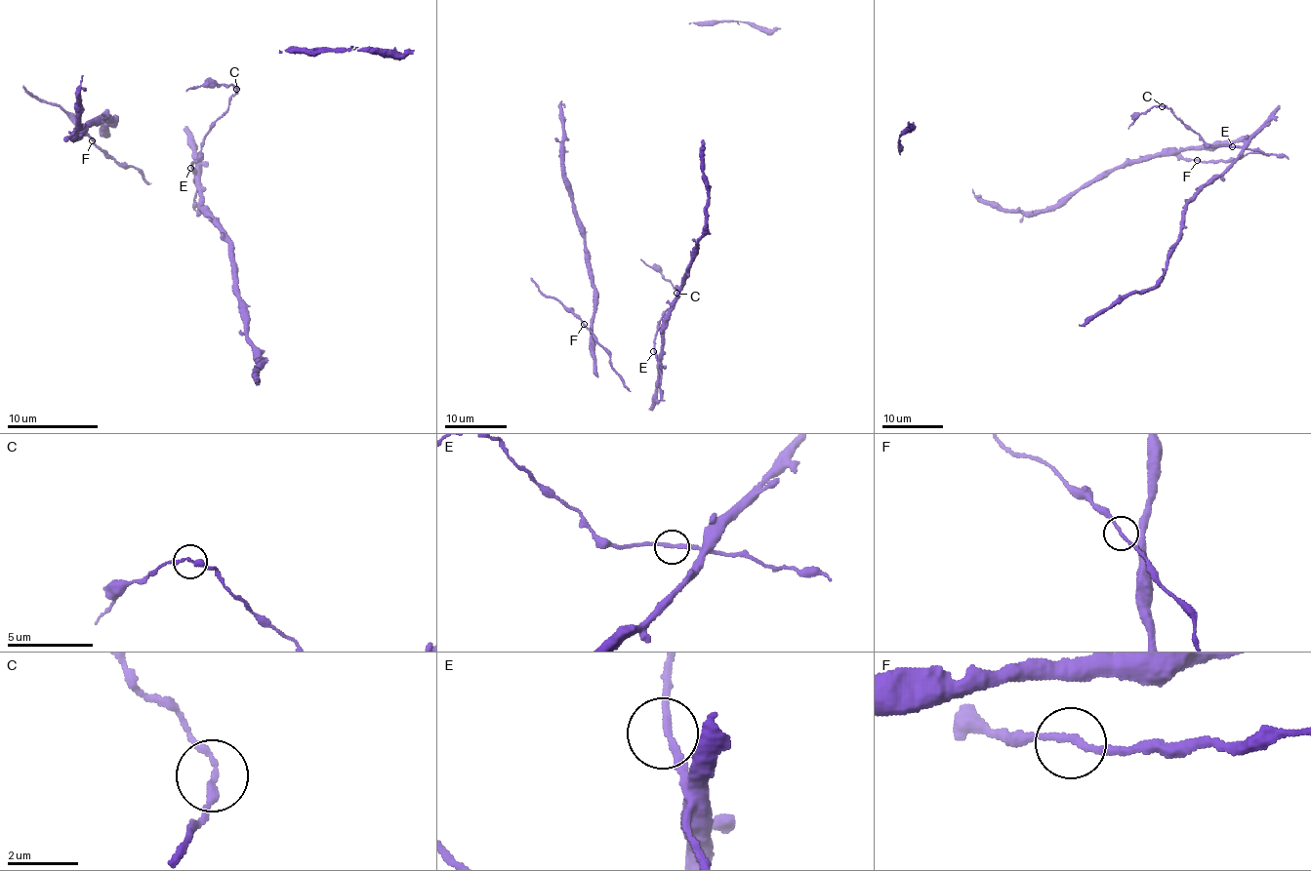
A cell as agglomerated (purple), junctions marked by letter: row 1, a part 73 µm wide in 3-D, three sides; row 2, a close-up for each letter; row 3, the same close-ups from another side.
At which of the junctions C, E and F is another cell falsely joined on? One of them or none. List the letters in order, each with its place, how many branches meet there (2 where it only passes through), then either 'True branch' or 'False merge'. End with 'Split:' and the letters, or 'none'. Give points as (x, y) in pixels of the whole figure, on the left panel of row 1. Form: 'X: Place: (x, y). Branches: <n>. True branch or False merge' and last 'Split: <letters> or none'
C: Place: (236, 89). Branches: 2. True branch
E: Place: (190, 168). Branches: 2. True branch
F: Place: (92, 140). Branches: 2. True branch
Split: none

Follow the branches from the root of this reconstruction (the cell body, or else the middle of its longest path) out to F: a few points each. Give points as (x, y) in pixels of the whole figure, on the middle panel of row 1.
F: (594, 304), (591, 327), (584, 324)

